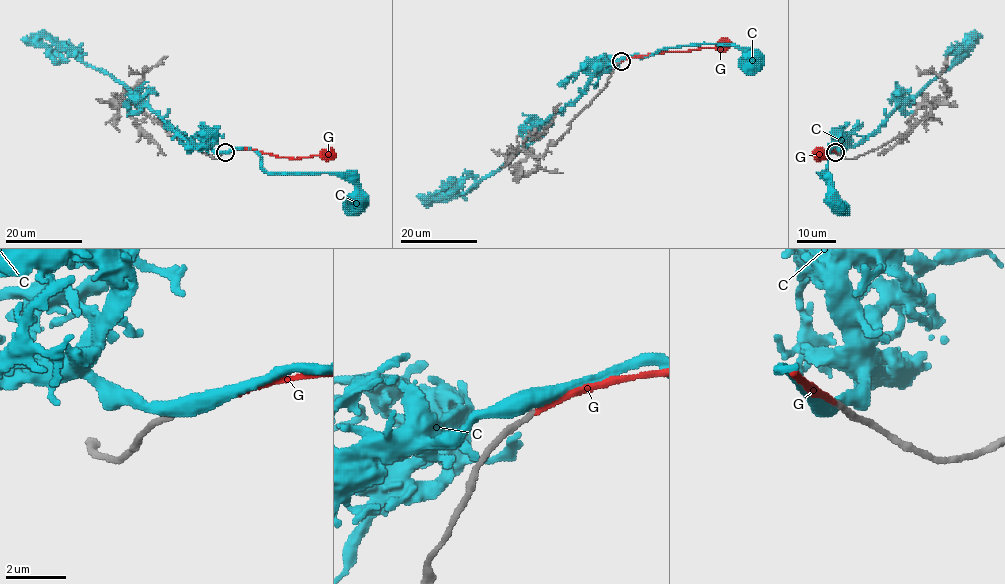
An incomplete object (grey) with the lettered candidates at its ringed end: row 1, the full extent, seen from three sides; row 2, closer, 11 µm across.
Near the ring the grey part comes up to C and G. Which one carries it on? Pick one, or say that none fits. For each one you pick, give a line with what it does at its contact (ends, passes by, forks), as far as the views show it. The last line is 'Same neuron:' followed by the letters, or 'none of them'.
G: it ends there
Same neuron: G

